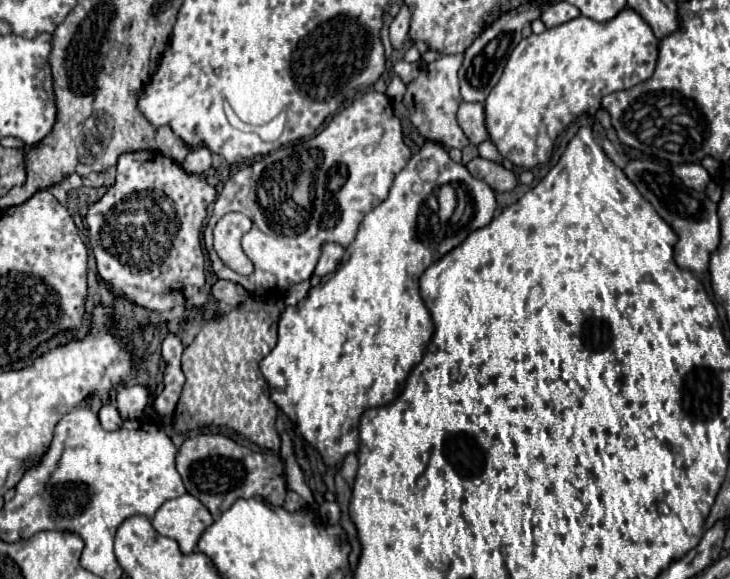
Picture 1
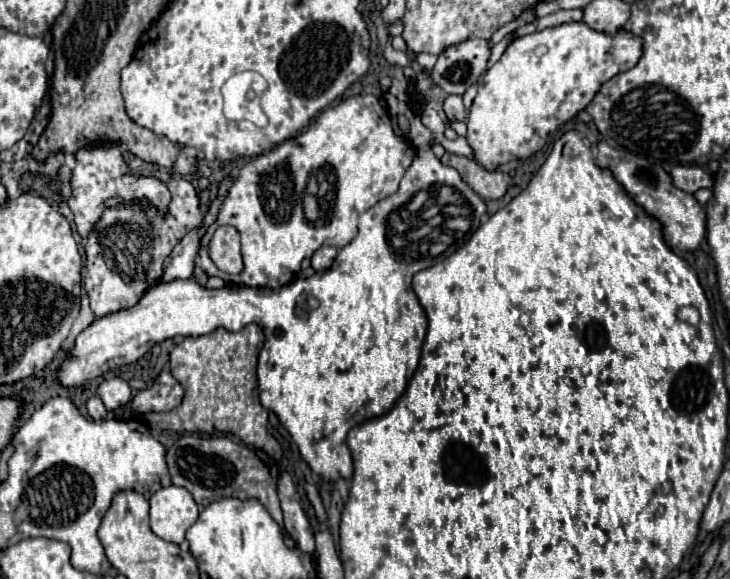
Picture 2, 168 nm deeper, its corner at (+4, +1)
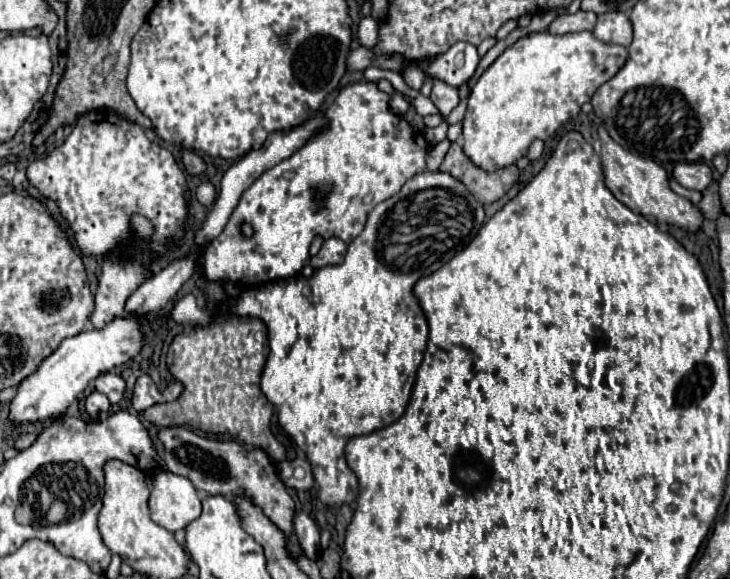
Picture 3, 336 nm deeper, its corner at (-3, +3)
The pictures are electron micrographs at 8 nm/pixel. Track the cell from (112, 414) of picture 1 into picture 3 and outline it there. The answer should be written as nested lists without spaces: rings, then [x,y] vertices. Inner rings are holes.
[[[92,391],[92,393],[86,397],[86,403],[84,403],[84,409],[86,409],[88,415],[106,415],[106,413],[108,413],[108,407],[110,407],[108,397],[104,397],[104,395],[98,393],[98,391]]]

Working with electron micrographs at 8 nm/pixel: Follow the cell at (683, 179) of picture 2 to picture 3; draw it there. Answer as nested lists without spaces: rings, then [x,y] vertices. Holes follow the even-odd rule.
[[[678,163],[672,175],[682,187],[692,191],[704,191],[712,183],[712,171],[706,163]]]

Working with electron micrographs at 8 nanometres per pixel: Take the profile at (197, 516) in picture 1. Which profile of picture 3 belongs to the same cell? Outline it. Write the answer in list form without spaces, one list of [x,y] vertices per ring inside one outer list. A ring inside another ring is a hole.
[[[158,469],[148,499],[150,519],[168,531],[184,529],[202,513],[200,497],[186,477]]]

